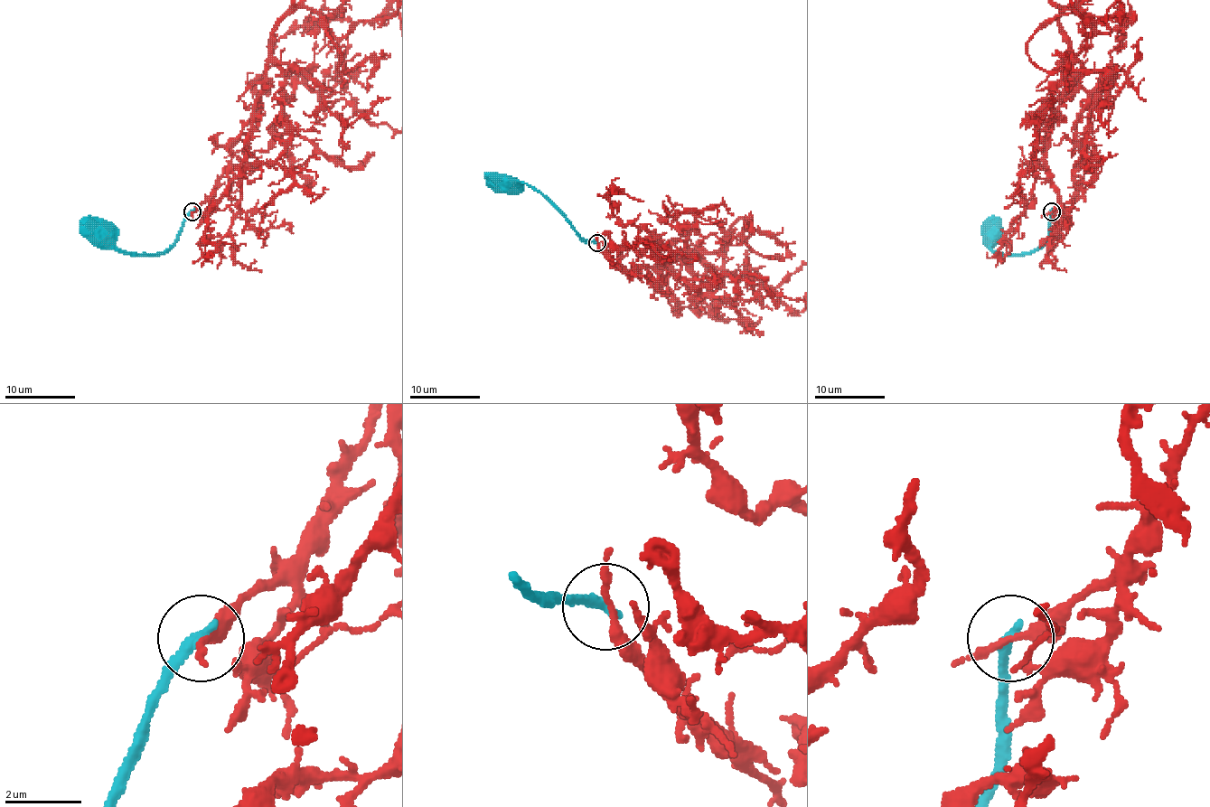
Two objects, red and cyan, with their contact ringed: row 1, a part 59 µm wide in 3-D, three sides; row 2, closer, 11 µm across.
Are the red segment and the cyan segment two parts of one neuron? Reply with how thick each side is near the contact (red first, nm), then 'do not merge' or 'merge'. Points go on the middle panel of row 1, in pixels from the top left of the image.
200 nm thick on the red side, 320 nm on the other; do not merge

